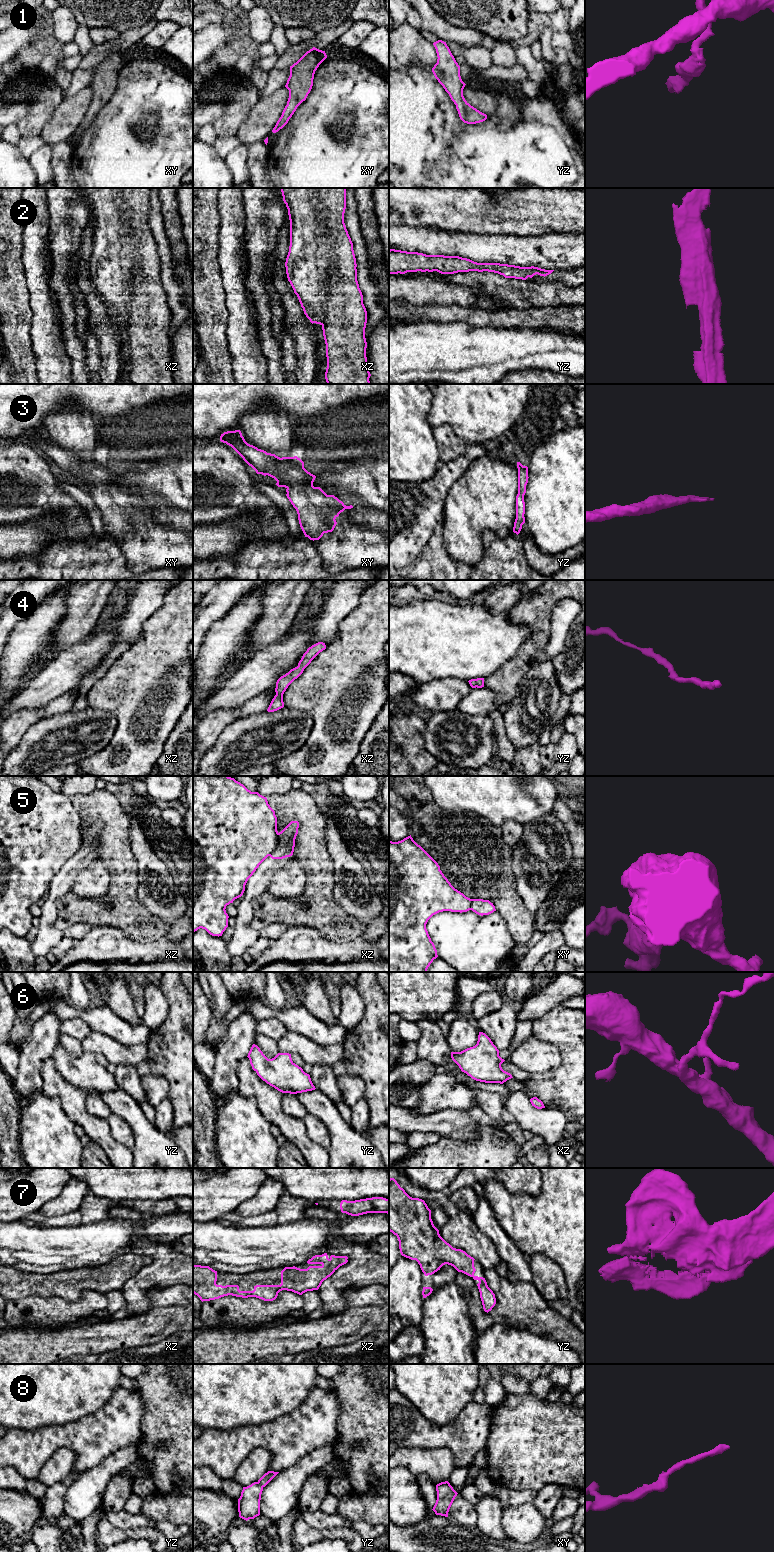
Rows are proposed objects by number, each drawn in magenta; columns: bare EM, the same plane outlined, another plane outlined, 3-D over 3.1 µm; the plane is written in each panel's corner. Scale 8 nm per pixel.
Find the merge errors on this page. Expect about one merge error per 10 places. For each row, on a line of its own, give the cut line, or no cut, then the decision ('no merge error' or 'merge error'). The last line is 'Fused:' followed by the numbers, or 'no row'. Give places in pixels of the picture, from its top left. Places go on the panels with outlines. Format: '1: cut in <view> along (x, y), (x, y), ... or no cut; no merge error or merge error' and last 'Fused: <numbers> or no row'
1: no cut; no merge error
2: no cut; no merge error
3: no cut; no merge error
4: no cut; no merge error
5: cut in xz along (278, 833), (276, 848), (269, 855); merge error
6: no cut; no merge error
7: no cut; no merge error
8: no cut; no merge error
Fused: 5

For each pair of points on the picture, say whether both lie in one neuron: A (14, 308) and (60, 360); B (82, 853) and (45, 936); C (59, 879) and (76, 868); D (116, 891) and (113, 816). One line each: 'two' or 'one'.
A: two
B: one
C: one
D: one

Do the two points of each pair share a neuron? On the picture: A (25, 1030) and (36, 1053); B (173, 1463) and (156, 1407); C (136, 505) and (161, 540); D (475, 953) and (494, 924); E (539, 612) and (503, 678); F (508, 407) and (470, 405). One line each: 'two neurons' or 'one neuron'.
A: two neurons
B: one neuron
C: one neuron
D: one neuron
E: one neuron
F: one neuron

